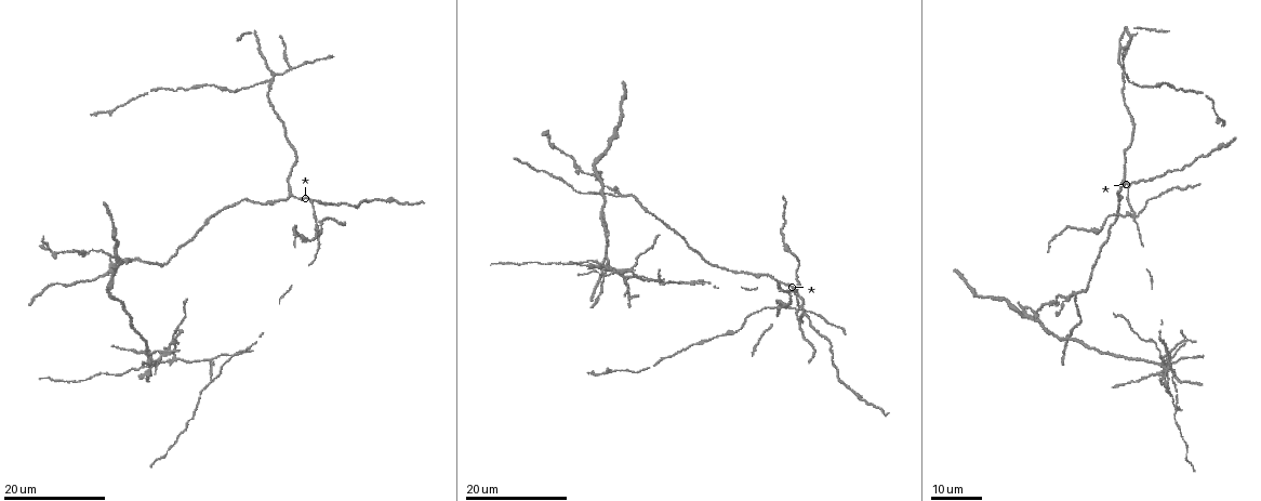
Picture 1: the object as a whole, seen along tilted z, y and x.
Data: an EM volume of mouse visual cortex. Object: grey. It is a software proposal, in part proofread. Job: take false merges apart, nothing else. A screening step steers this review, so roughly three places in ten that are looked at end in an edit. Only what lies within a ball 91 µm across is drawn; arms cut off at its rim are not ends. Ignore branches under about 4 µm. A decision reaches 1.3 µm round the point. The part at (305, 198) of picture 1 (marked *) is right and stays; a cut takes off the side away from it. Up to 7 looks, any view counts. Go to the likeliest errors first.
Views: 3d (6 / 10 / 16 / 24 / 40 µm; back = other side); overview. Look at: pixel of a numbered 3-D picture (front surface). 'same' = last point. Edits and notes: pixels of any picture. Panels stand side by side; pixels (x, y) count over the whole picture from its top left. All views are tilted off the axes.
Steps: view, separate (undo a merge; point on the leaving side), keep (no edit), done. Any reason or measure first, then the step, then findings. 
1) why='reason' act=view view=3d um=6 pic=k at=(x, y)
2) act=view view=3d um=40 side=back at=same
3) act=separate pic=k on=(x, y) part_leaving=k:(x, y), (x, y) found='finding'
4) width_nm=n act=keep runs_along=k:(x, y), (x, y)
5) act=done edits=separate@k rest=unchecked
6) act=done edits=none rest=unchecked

why='four-way junction' act=view view=3d um=16 pic=1 at=(1136, 218)

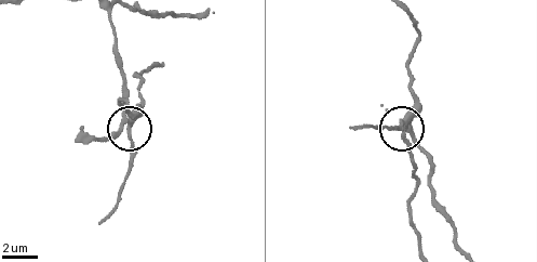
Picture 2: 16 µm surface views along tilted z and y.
why='zoom in' act=view view=3d um=10 pic=2 at=(129, 126)

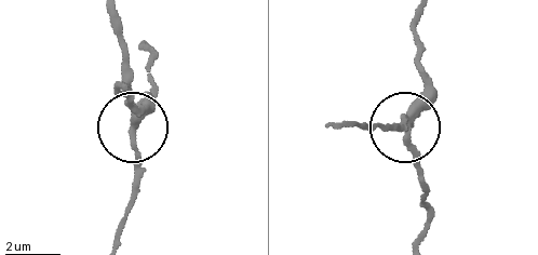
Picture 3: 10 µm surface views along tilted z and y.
side_arm_um=19 act=separate pic=3 on=(144, 111) part_leaving=3:(411, 113), (426, 77), (413, 38), (415, 10) found='a second neuron is stuck on'

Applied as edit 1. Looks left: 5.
why='branch point' act=view view=3d um=24 pic=1 at=(1166, 350)

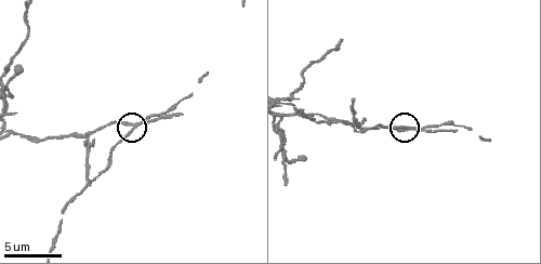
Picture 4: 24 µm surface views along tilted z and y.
why='closer look' act=view view=3d um=10 pic=4 at=(132, 128)

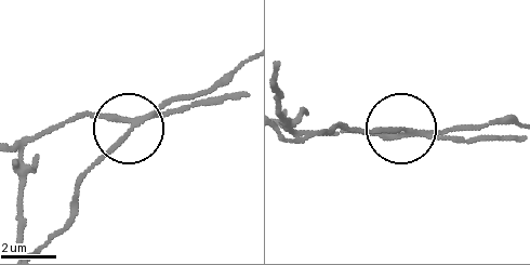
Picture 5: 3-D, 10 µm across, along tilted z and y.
act=separate pic=5 on=(108, 114) part_leaving=5:(146, 118), (65, 120), (16, 140) found='a second neuron is stuck on'

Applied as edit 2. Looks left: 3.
why='branch point' act=view view=3d um=16 pic=1 at=(290, 69)

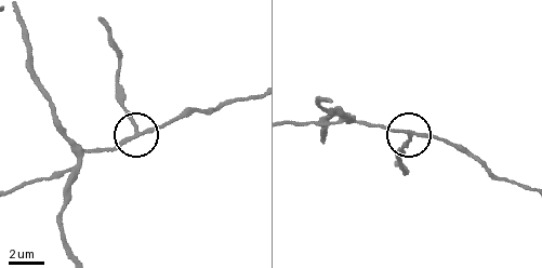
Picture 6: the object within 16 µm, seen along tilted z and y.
act=view view=3d um=10 pic=6 at=(137, 130)

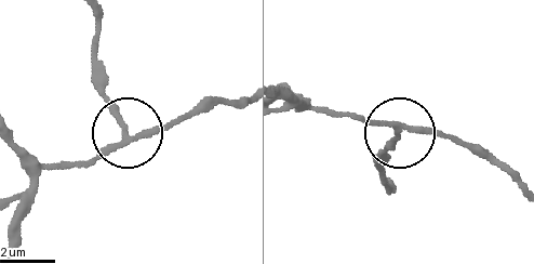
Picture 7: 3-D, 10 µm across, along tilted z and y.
arms=3 act=separate pic=7 on=(105, 97) part_leaving=7:(125, 128), (103, 86), (99, 14) found='a second neuron is stuck on'

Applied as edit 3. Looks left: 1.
act=done edits=separate@3,separate@5,separate@7 rest=unchecked

